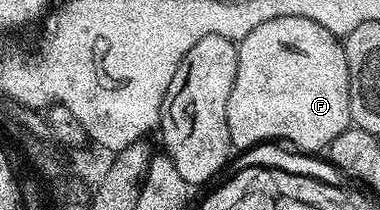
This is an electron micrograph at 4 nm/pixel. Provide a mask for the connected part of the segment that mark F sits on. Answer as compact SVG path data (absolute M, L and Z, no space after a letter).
M302 16L258 24L238 43L238 72L226 116L237 151L271 138L293 142L300 150L323 151L352 122L343 41Z

